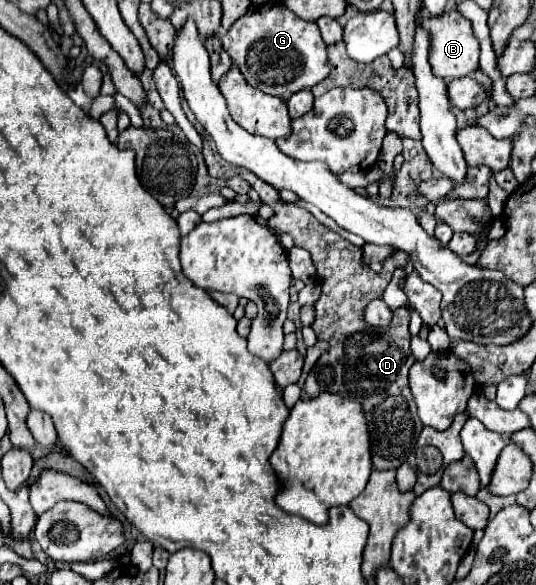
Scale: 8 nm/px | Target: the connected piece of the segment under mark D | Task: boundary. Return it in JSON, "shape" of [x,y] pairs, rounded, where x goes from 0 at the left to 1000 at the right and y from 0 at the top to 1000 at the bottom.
{"shape":[[[340,171],[340,185],[351,198],[351,205],[362,212],[369,229],[377,232],[377,263],[388,284],[392,301],[399,304],[433,304],[451,301],[470,315],[470,321],[485,332],[489,345],[507,352],[511,366],[496,376],[500,393],[519,400],[541,400],[549,407],[549,421],[560,421],[582,434],[582,444],[593,458],[593,485],[601,485],[601,506],[590,516],[590,547],[582,554],[582,564],[590,568],[593,581],[608,581],[616,588],[616,598],[593,612],[586,629],[578,632],[567,670],[578,680],[597,677],[601,670],[623,670],[653,684],[668,684],[679,701],[679,715],[687,725],[690,742],[690,776],[694,776],[694,800],[698,803],[739,803],[746,800],[765,769],[772,769],[772,756],[780,752],[780,742],[787,738],[791,725],[784,721],[776,708],[776,691],[769,684],[765,663],[761,663],[761,632],[772,622],[769,602],[765,602],[765,530],[757,523],[735,530],[731,554],[720,564],[705,564],[687,557],[675,547],[675,533],[683,520],[698,509],[709,509],[731,475],[731,465],[743,455],[757,451],[757,431],[731,434],[716,455],[713,465],[694,465],[690,455],[675,451],[675,424],[660,421],[657,414],[642,410],[634,400],[619,397],[604,383],[597,383],[571,356],[560,356],[552,349],[537,349],[522,338],[522,328],[489,311],[478,297],[433,284],[418,277],[396,243],[396,236],[377,222],[377,215],[366,209],[362,195],[351,188],[347,174]]]}

